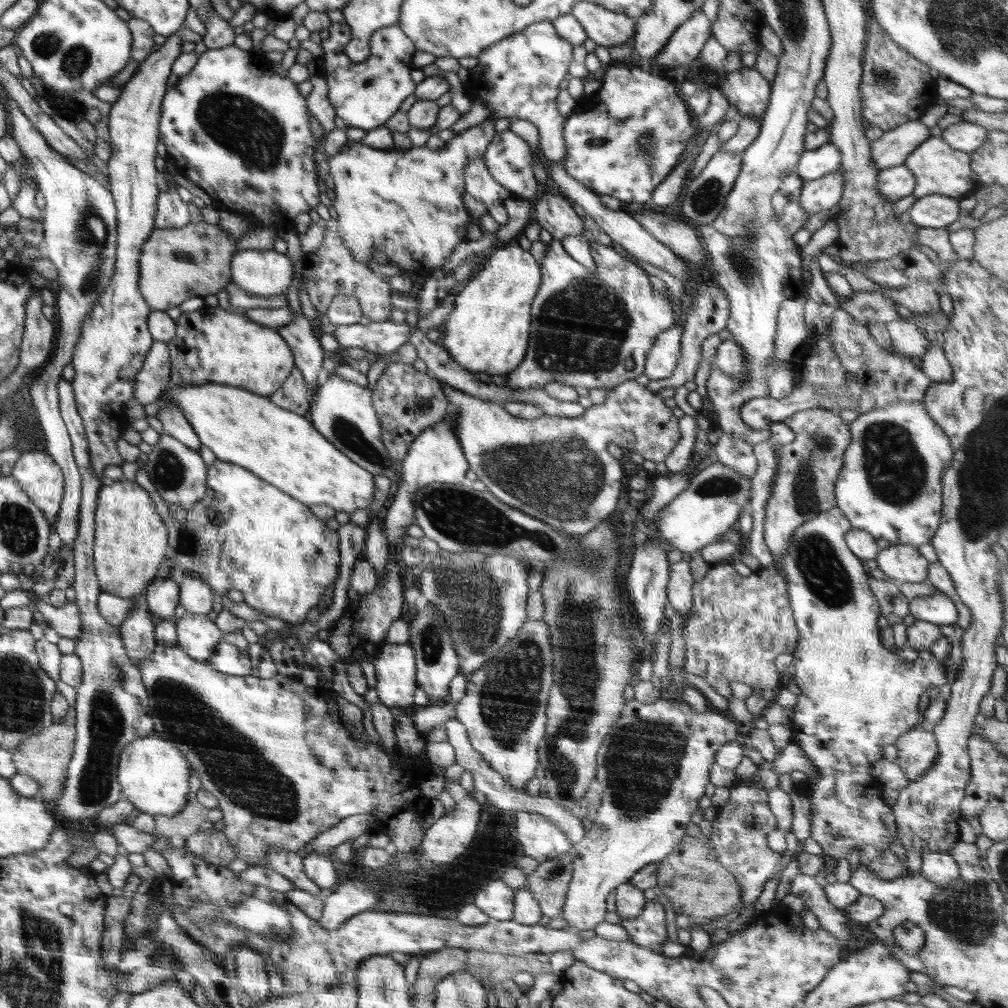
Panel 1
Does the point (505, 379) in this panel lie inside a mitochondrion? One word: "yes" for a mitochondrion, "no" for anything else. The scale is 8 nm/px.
no

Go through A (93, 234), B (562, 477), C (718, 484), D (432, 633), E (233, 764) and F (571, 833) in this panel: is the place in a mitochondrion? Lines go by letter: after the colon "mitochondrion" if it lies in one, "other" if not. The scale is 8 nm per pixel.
A: mitochondrion
B: mitochondrion
C: mitochondrion
D: mitochondrion
E: mitochondrion
F: other

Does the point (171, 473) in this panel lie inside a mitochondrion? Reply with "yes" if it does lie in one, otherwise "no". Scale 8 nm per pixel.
yes

